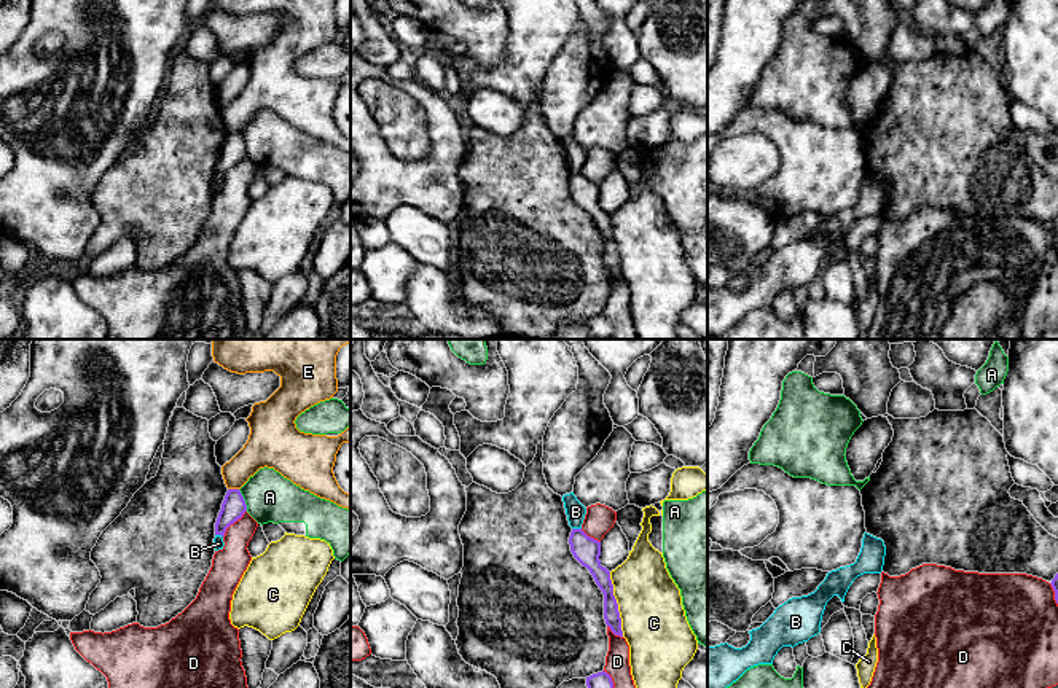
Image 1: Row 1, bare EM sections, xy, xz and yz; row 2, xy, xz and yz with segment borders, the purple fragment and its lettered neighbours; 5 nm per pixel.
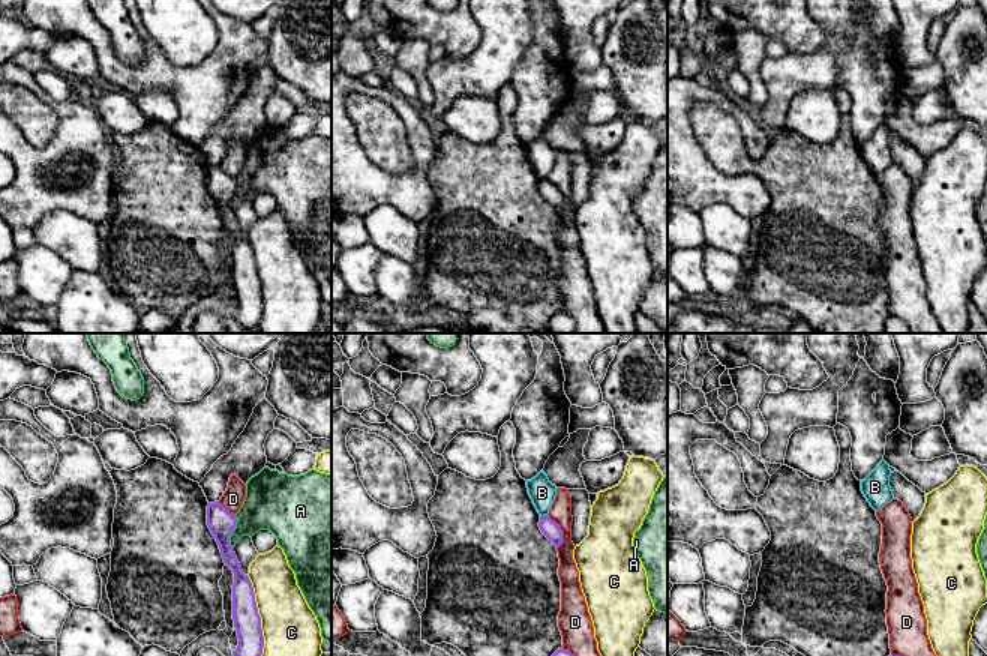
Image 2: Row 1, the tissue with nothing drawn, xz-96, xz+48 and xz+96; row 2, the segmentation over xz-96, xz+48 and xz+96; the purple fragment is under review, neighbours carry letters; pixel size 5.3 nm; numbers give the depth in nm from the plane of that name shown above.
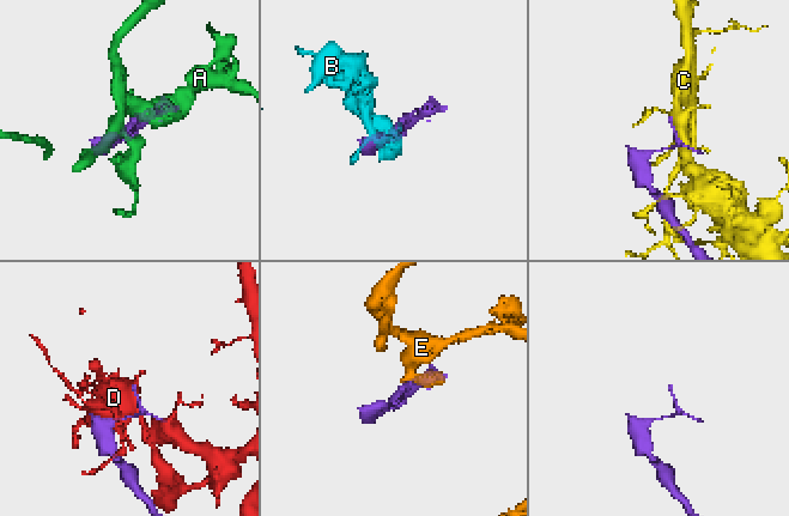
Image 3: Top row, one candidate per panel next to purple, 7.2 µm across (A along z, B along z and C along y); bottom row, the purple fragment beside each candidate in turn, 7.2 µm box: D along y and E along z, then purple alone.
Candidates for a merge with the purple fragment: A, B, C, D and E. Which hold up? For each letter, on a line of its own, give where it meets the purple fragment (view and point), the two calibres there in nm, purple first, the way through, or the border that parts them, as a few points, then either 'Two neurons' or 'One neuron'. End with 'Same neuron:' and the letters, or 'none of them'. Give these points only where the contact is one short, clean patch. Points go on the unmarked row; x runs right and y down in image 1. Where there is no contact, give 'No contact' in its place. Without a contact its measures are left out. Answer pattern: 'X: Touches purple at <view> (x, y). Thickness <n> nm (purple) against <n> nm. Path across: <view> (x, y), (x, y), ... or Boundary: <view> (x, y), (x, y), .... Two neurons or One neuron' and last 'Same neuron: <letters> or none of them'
A: Touches purple at xy (244, 144). Thickness 120 nm (purple) against 260 nm. Boundary: xy (238, 132), (247, 153). Two neurons
B: Touches purple at xz (577, 172). Thickness 140 nm (purple) against 100 nm. Boundary: xz (572, 171), (580, 172). Two neurons
C: Touches purple at xz (617, 247). Thickness 90 nm (purple) against 320 nm. Two neurons
D: Touches purple at xy (233, 166). Thickness 120 nm (purple) against 170 nm. Two neurons
E: Touches purple at xy (233, 132). Thickness 120 nm (purple) against 180 nm. Boundary: xy (228, 131), (238, 132). Two neurons
Same neuron: none of them

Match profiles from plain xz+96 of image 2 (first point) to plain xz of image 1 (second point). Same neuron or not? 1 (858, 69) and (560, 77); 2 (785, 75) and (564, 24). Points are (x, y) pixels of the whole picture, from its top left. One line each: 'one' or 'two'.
1: one
2: one

